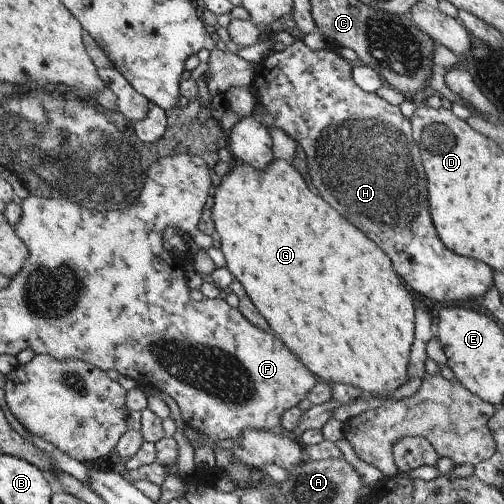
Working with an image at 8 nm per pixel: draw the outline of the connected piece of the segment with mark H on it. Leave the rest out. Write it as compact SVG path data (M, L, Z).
M295 40L281 52L271 52L263 61L259 62L254 70L253 81L250 83L250 86L254 88L254 94L258 103L263 106L263 114L260 115L258 120L266 128L276 127L285 130L300 146L303 146L307 158L308 174L310 174L310 178L312 178L318 194L348 222L351 222L353 225L355 224L366 236L370 237L392 259L394 270L410 288L413 288L415 292L424 294L428 298L434 298L438 302L452 304L452 302L466 302L466 300L484 296L490 290L490 287L495 284L493 268L490 268L490 266L481 260L452 252L439 237L431 219L426 171L421 159L419 146L413 137L411 120L402 114L399 106L390 104L376 93L367 93L365 90L362 90L354 82L352 66L350 66L346 59L340 57L338 49L328 47L313 51L303 40Z

